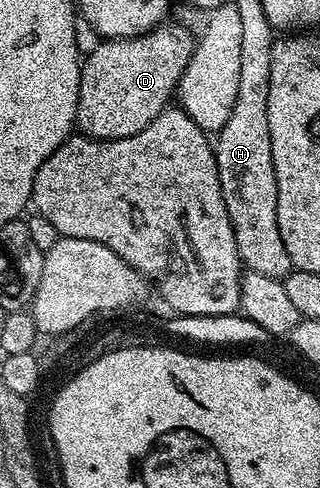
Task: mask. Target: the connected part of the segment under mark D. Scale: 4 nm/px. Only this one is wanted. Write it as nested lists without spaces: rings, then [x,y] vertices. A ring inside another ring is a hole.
[[[160,23],[149,33],[139,37],[116,37],[103,39],[91,49],[91,54],[82,58],[79,66],[79,102],[75,124],[84,137],[96,137],[98,141],[116,141],[137,135],[157,119],[157,115],[168,108],[167,101],[176,96],[179,81],[183,77],[191,56],[195,53],[196,34],[179,25]]]

